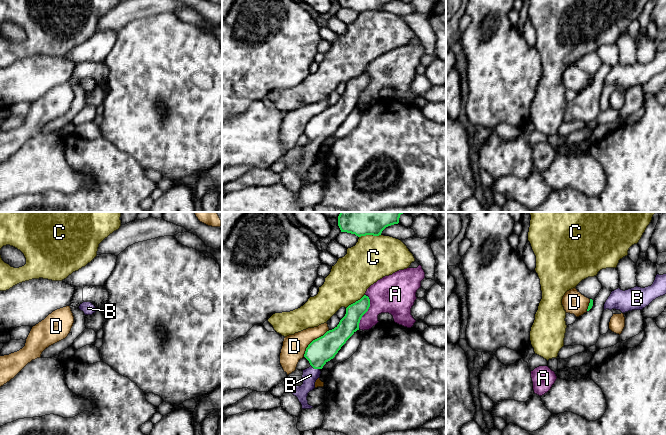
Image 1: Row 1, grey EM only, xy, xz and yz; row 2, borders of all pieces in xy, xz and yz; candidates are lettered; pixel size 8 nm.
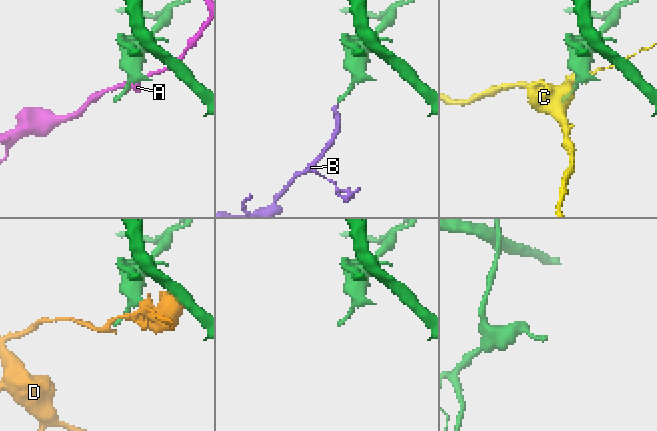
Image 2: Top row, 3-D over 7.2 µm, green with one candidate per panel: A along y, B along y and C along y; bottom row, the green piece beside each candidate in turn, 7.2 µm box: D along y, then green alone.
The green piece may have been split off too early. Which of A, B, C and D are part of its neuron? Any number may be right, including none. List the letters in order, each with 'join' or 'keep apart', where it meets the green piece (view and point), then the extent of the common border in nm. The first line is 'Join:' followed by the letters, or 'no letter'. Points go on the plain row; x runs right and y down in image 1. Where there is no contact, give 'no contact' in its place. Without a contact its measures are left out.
Join: B
A: keep apart | xz (367, 86) | 280 nm
B: join | xz (315, 144) | 80 nm
C: keep apart | xz (369, 10) | 180 nm
D: keep apart | xz (313, 116) | 300 nm

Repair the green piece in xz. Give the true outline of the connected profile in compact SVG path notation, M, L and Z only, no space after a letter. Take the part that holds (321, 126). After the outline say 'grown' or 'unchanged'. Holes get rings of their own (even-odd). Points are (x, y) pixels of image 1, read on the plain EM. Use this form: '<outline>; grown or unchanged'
M364 71L360 76L346 84L345 92L332 106L313 116L306 124L304 133L309 137L310 143L303 146L303 160L289 164L289 167L298 174L302 185L311 185L307 172L315 164L315 158L320 153L323 142L333 135L346 117L359 106L362 92L370 83L370 75Z; grown

